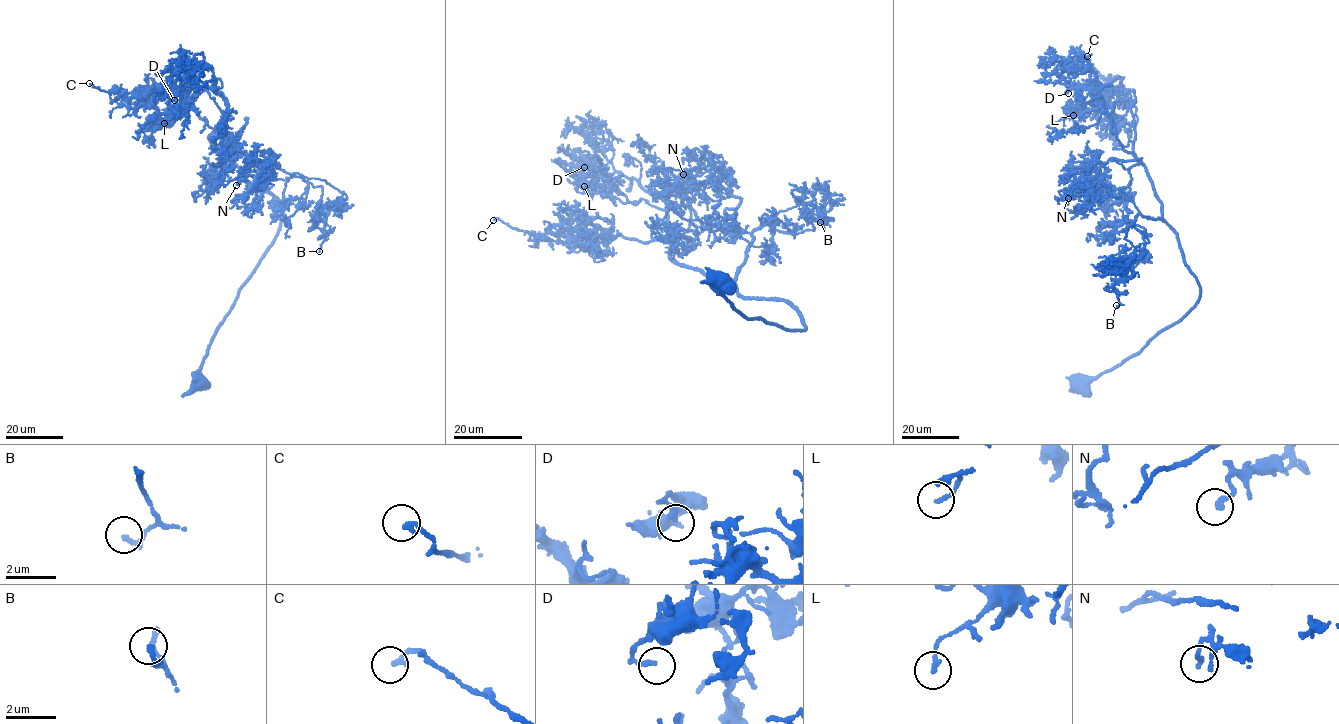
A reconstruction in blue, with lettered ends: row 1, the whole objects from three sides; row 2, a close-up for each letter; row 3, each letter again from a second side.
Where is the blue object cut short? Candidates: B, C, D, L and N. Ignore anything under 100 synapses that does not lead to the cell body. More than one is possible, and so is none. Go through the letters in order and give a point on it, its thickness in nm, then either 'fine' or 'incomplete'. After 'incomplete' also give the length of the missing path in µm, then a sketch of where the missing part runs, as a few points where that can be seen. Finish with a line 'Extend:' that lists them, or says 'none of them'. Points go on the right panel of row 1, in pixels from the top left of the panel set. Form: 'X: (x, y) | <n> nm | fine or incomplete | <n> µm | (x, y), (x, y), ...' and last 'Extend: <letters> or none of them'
B: (1116, 305) | 180 nm | fine
C: (1087, 56) | 200 nm | fine
D: (1068, 93) | 120 nm | fine
L: (1073, 115) | 170 nm | fine
N: (1068, 198) | 170 nm | fine
Extend: none of them

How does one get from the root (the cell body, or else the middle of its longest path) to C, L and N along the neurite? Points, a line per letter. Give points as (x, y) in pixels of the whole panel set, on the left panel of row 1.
C: (200, 382), (282, 205), (245, 180), (177, 87), (153, 98), (89, 83)
L: (200, 382), (212, 341), (276, 235), (282, 205), (212, 143), (223, 113), (206, 90), (188, 89), (164, 123)
N: (200, 382), (281, 225), (279, 201), (245, 180), (275, 165), (264, 151), (278, 155), (257, 150), (236, 185)

